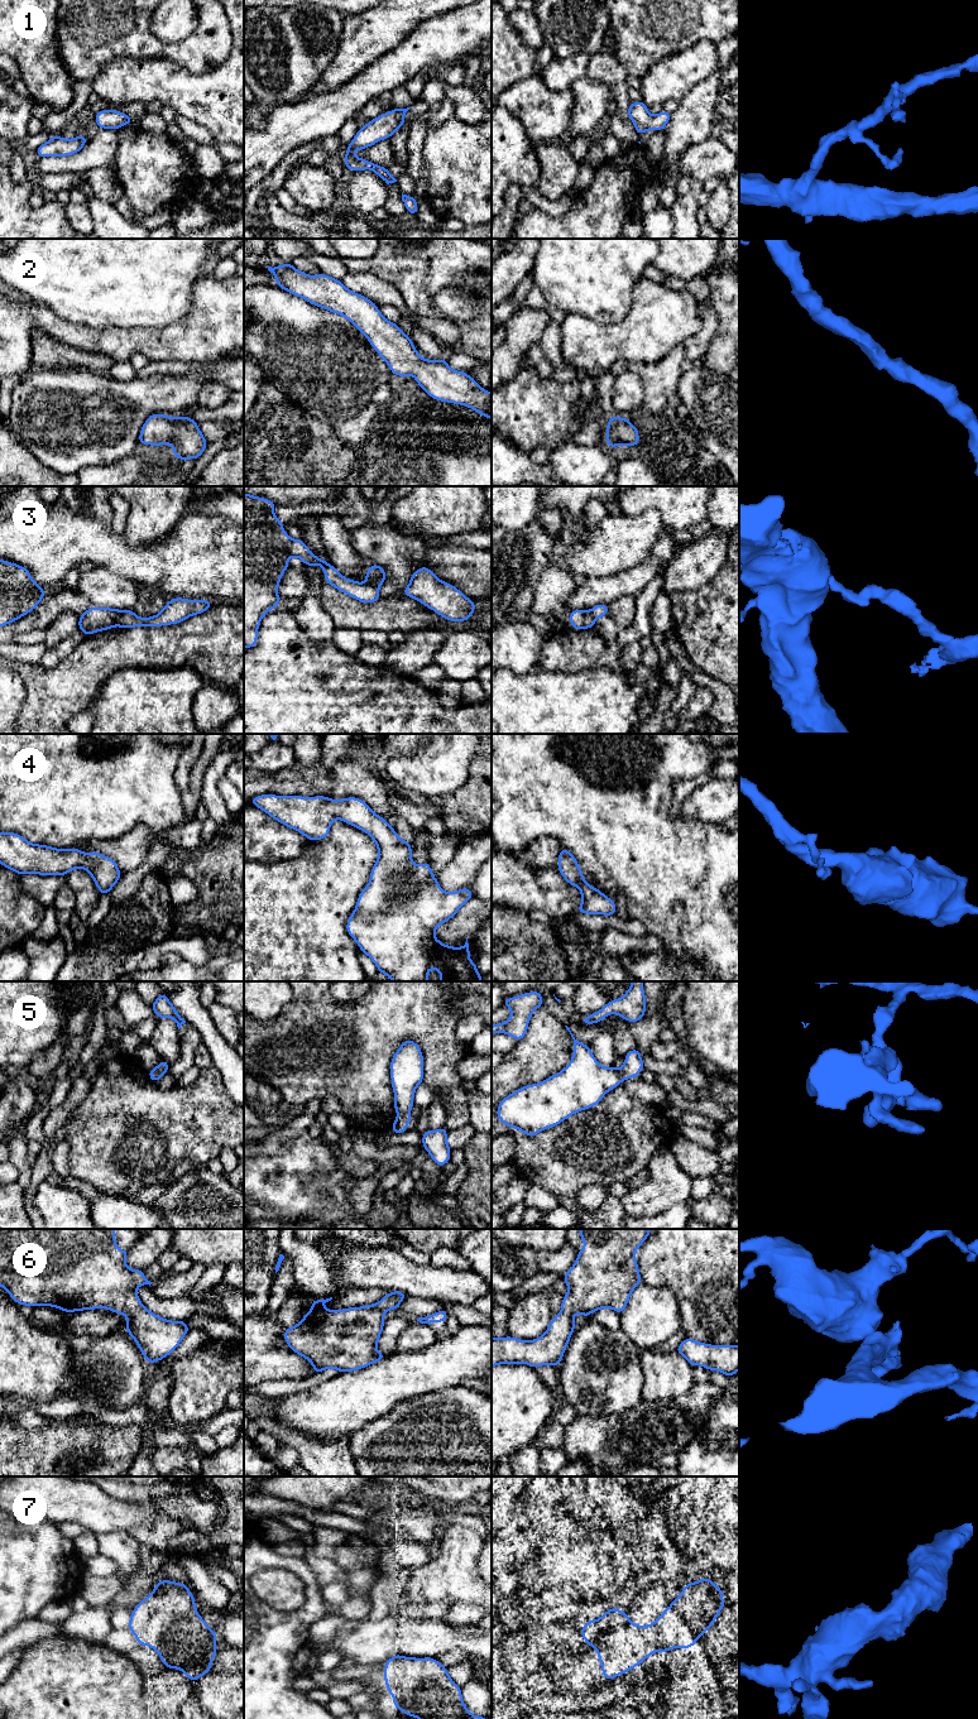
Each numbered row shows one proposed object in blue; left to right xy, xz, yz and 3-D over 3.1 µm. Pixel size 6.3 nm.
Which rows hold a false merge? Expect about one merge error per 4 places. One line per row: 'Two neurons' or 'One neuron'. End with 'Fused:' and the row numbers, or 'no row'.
1: One neuron
2: One neuron
3: Two neurons
4: One neuron
5: Two neurons
6: One neuron
7: One neuron
Fused: 3, 5

